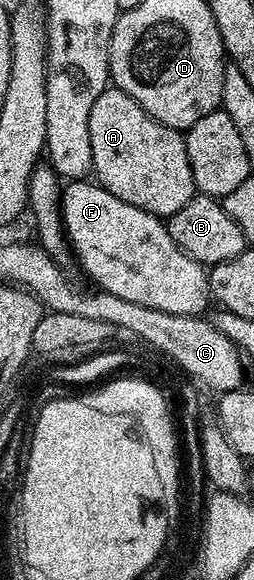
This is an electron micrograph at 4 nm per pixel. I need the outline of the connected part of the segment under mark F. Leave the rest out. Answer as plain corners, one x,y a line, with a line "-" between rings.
72,180
63,187
63,198
60,201
63,214
64,230
71,243
71,251
75,261
97,282
101,291
122,297
132,298
132,270
196,270
196,262
174,240
170,240
167,225
142,208
134,208
134,204
126,204
126,200
118,200
104,186
92,180

